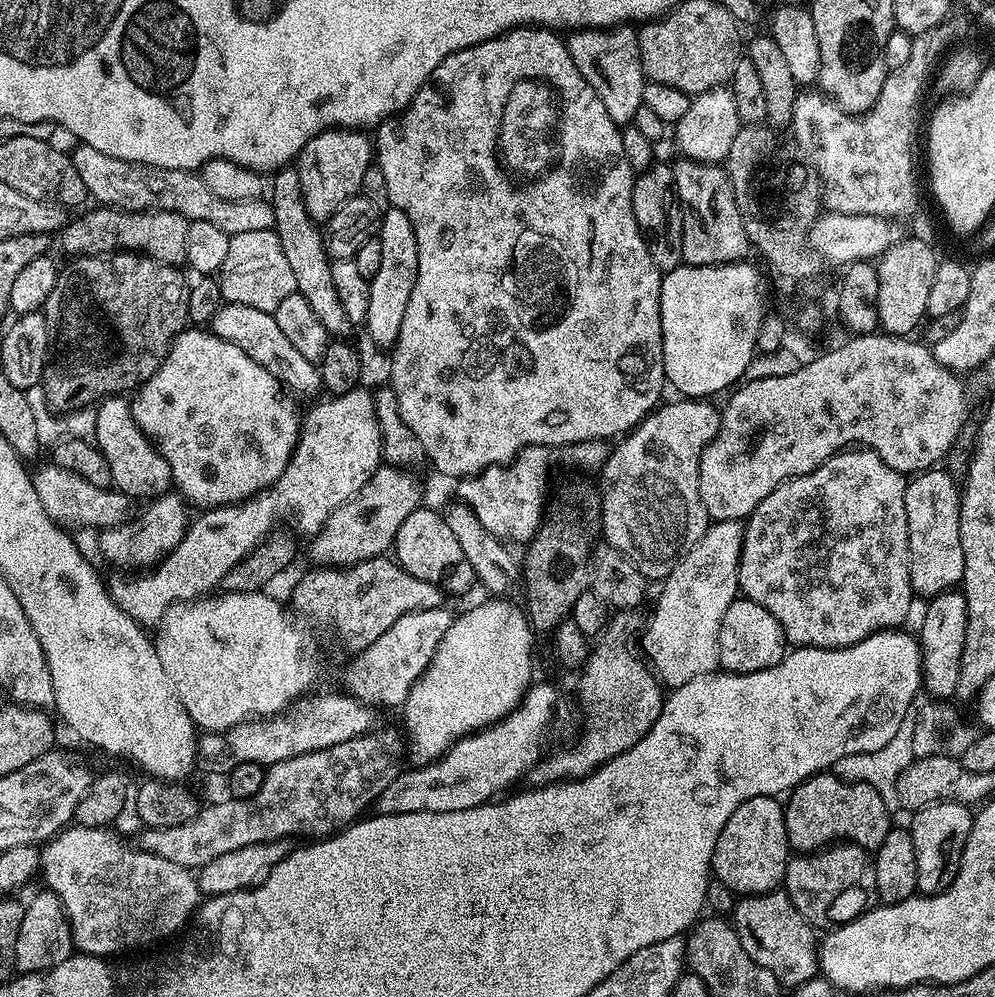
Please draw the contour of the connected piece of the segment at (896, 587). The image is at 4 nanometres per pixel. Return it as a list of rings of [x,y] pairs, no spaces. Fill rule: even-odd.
[[[845,450],[831,456],[822,466],[818,466],[810,474],[794,476],[779,484],[747,517],[744,524],[744,541],[741,544],[739,566],[739,591],[747,599],[758,602],[774,618],[778,618],[778,626],[782,626],[784,639],[796,648],[849,648],[852,644],[862,642],[874,632],[896,630],[908,616],[912,608],[914,593],[910,574],[908,573],[908,523],[906,522],[906,483],[905,473],[894,470],[885,460],[873,458],[867,451]]]

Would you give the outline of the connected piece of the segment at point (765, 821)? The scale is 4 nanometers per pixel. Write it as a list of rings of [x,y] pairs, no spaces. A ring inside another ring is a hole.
[[[755,796],[738,806],[722,834],[712,855],[711,875],[734,894],[757,896],[760,892],[774,892],[783,885],[790,859],[784,804],[774,796]]]

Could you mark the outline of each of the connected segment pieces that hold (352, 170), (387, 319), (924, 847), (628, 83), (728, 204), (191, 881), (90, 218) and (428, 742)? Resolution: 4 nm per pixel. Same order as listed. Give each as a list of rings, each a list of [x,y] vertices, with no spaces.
[[[328,128],[322,134],[310,138],[295,165],[300,176],[302,198],[310,218],[317,222],[328,220],[350,197],[357,195],[366,170],[374,164],[374,144],[363,131],[354,128]]]
[[[380,232],[377,233],[381,243],[381,265],[377,273],[369,281],[370,301],[367,306],[367,318],[364,330],[367,330],[371,340],[378,346],[390,348],[396,343],[398,330],[401,329],[402,315],[406,312],[410,293],[417,281],[418,246],[417,236],[408,232],[408,240],[388,240]]]
[[[939,800],[925,808],[915,809],[916,816],[910,823],[914,858],[918,858],[918,882],[916,891],[920,894],[945,892],[952,884],[956,871],[960,869],[962,850],[970,834],[974,812],[969,805],[957,804],[955,800]]]
[[[618,24],[615,28],[578,28],[567,33],[566,43],[574,66],[578,66],[582,78],[590,82],[594,94],[602,98],[606,114],[610,114],[616,124],[631,125],[635,121],[632,119],[642,112],[642,90],[646,83],[639,31],[628,24]]]
[[[687,158],[677,159],[672,164],[672,173],[676,179],[676,199],[680,202],[680,213],[682,214],[682,258],[685,264],[734,264],[745,259],[744,256],[750,252],[750,245],[748,243],[748,235],[744,229],[744,219],[738,210],[738,206],[734,202],[734,190],[732,183],[728,177],[727,171],[720,164],[703,164],[697,160],[689,160]]]
[[[69,826],[47,841],[40,854],[40,872],[48,883],[45,884],[47,891],[55,892],[63,904],[75,951],[85,956],[113,958],[119,952],[144,948],[155,940],[164,940],[180,927],[183,929],[202,903],[197,877],[189,869],[179,868],[174,862],[158,858],[139,846],[127,848],[122,841],[112,840],[110,833],[108,828]]]
[[[92,206],[89,212],[81,216],[73,215],[68,223],[58,233],[60,248],[69,252],[69,257],[99,256],[109,250],[139,250],[145,256],[151,256],[153,260],[161,260],[163,264],[173,266],[183,265],[186,261],[186,230],[189,220],[177,212],[122,212],[118,208],[107,206]]]
[[[488,598],[488,601],[482,602],[466,612],[459,614],[453,619],[449,630],[446,630],[446,634],[443,635],[442,641],[438,644],[438,650],[435,651],[434,658],[430,666],[424,671],[424,675],[414,684],[410,690],[410,694],[404,699],[402,705],[402,713],[404,712],[404,729],[406,735],[406,756],[411,761],[409,763],[413,767],[420,767],[426,765],[432,760],[436,760],[438,757],[443,756],[447,752],[449,746],[460,739],[462,736],[466,736],[472,731],[479,731],[481,728],[486,728],[491,724],[495,724],[501,720],[504,716],[508,716],[522,701],[523,696],[531,687],[532,677],[532,639],[534,639],[534,633],[531,629],[531,625],[528,623],[527,615],[520,609],[513,610],[512,606],[505,599],[502,598]]]

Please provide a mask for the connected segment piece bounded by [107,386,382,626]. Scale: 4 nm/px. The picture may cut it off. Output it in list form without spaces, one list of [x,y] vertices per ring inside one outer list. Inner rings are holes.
[[[356,387],[352,392],[341,396],[325,398],[321,404],[316,404],[303,417],[300,425],[300,436],[296,440],[296,448],[292,452],[286,470],[264,492],[253,496],[250,500],[242,500],[238,504],[223,504],[221,508],[210,508],[199,513],[200,517],[189,523],[184,537],[178,542],[173,552],[168,553],[151,570],[139,574],[116,574],[113,580],[107,581],[112,600],[131,620],[141,625],[159,625],[160,621],[174,604],[198,600],[207,597],[219,585],[220,579],[227,574],[242,558],[246,558],[256,549],[258,544],[267,540],[274,529],[289,516],[292,524],[305,538],[311,538],[324,529],[326,518],[338,510],[381,467],[382,453],[380,451],[380,427],[376,421],[376,401],[373,393],[363,392],[363,387]]]

